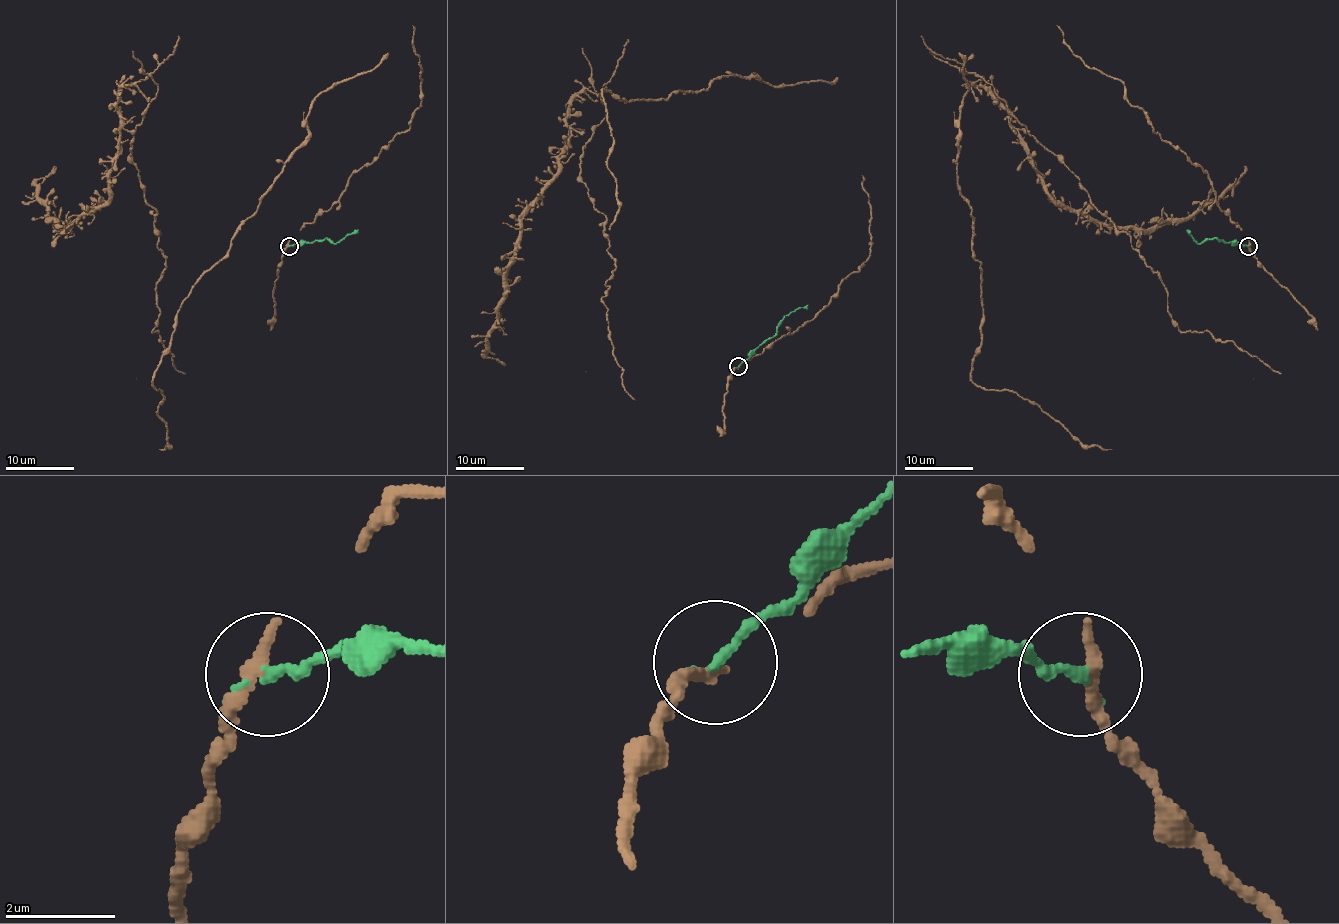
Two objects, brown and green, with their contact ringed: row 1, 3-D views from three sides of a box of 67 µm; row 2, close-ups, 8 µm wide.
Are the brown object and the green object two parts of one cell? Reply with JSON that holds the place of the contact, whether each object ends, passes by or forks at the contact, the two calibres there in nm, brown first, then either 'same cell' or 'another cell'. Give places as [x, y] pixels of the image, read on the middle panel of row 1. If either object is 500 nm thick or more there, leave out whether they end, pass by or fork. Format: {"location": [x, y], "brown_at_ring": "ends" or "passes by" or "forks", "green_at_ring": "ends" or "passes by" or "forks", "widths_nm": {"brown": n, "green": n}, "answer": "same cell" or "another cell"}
{"location": [738, 366], "brown_at_ring": "ends", "green_at_ring": "ends", "widths_nm": {"brown": 280, "green": 190}, "answer": "another cell"}

